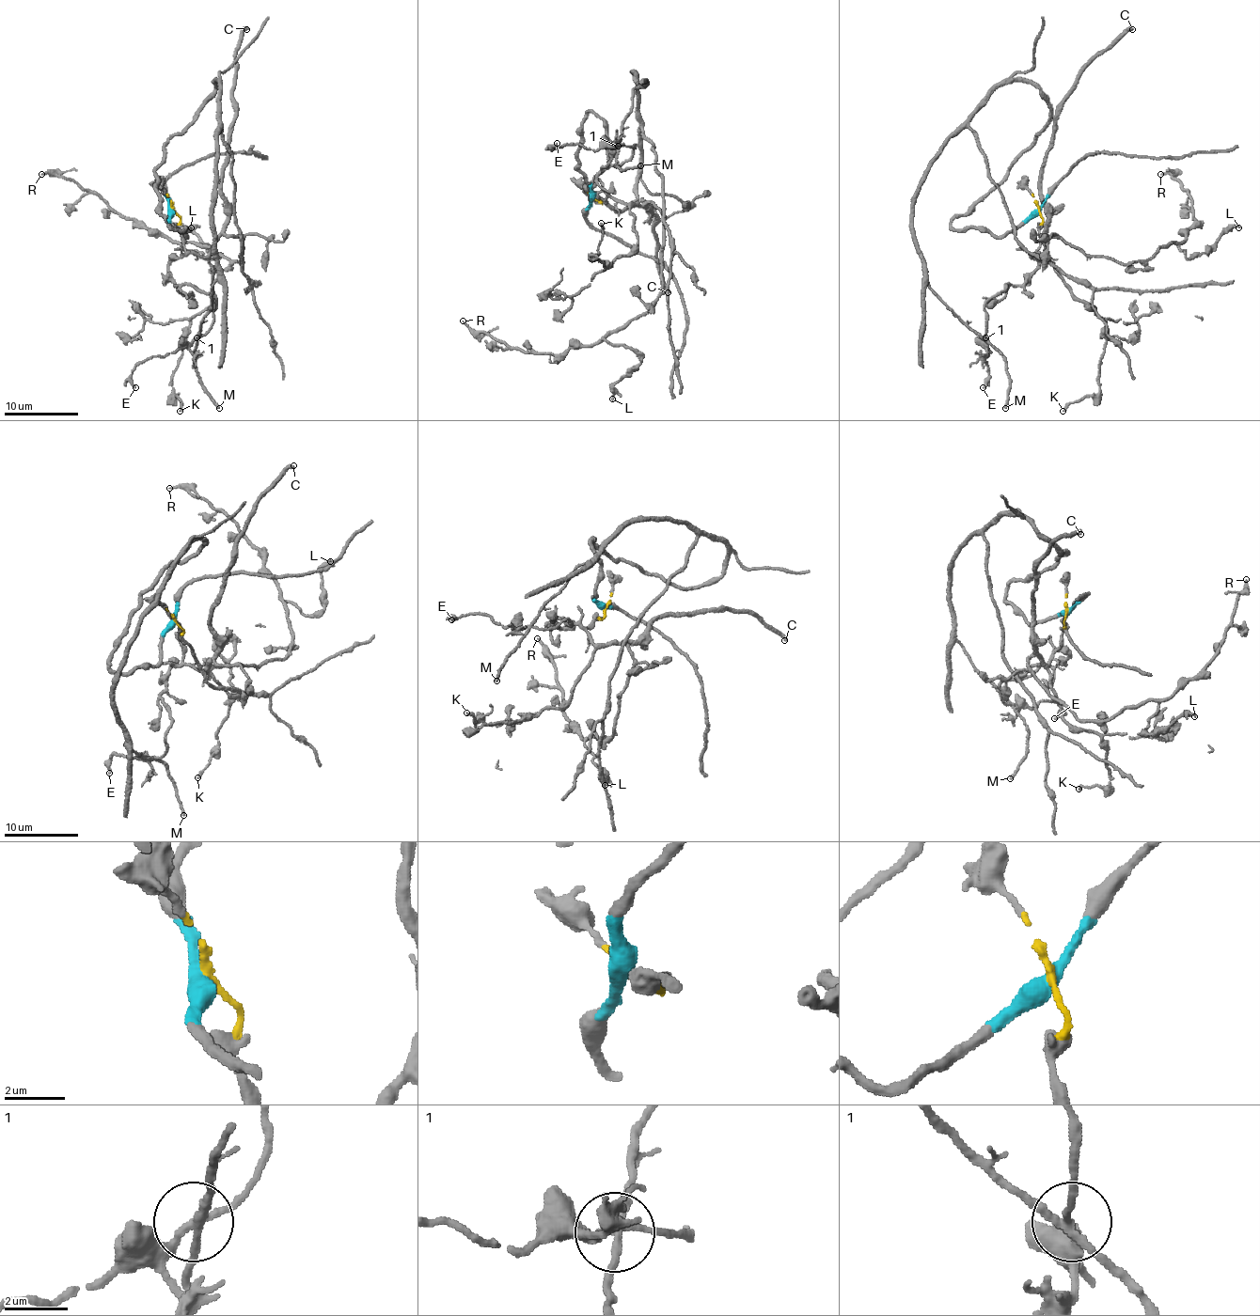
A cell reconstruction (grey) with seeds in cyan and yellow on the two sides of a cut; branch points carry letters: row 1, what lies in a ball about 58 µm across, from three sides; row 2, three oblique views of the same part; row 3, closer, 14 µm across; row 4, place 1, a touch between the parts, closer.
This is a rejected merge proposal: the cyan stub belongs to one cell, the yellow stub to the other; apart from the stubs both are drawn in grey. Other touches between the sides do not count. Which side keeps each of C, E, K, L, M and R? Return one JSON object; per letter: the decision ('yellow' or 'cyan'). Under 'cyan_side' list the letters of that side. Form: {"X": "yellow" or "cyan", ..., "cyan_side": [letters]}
{"C": "yellow", "E": "yellow", "K": "yellow", "L": "yellow", "M": "cyan", "R": "yellow", "cyan_side": ["M"]}

